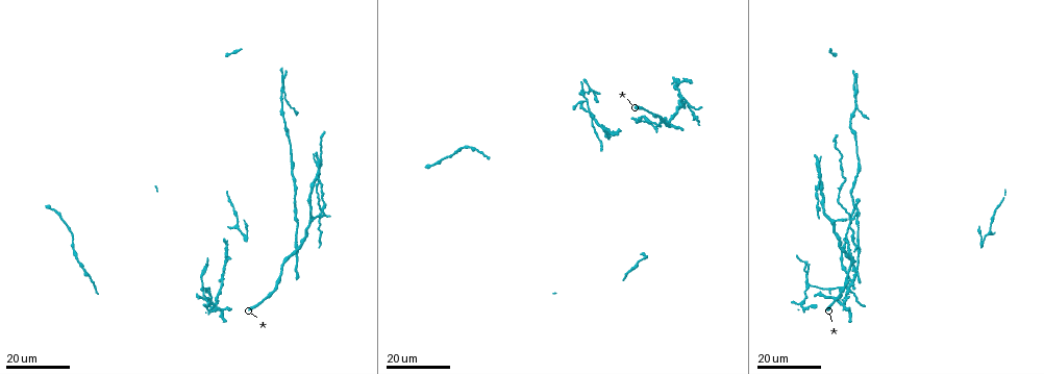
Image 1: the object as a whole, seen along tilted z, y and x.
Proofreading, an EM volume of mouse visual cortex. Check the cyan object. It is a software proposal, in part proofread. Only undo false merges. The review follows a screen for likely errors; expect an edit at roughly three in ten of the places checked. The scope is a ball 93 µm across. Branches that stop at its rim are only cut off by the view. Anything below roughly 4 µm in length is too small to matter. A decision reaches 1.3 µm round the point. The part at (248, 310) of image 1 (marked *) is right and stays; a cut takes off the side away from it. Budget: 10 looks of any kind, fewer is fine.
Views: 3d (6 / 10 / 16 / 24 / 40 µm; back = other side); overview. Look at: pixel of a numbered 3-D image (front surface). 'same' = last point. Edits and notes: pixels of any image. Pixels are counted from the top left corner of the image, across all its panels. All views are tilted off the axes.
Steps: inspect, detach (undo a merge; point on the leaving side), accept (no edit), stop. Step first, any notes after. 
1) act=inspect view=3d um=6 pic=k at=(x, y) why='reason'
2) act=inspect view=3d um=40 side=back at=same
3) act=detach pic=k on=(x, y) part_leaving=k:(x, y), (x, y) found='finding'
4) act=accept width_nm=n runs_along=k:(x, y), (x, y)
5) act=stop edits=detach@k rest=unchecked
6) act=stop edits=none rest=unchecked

act=inspect view=3d um=16 pic=1 at=(600, 129) why='branch point'

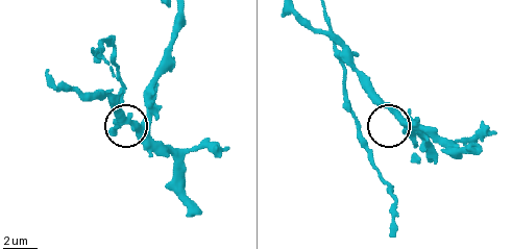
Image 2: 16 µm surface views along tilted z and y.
act=inspect view=3d um=10 pic=2 at=(399, 117)

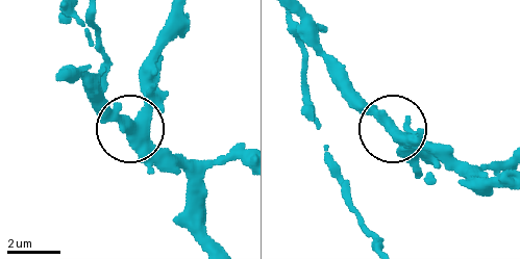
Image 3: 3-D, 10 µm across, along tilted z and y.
act=inspect view=3d um=6 pic=3 at=(132, 122)

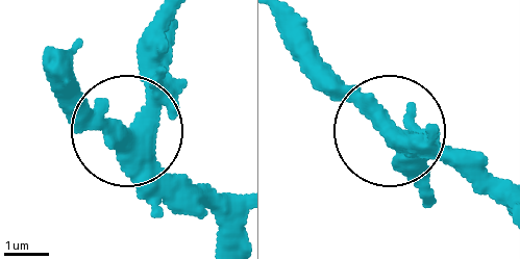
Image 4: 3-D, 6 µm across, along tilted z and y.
act=accept arms=3 found='all the same neuron'

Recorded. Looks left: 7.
act=inspect view=3d um=16 pic=1 at=(200, 286) why='three-way junction'

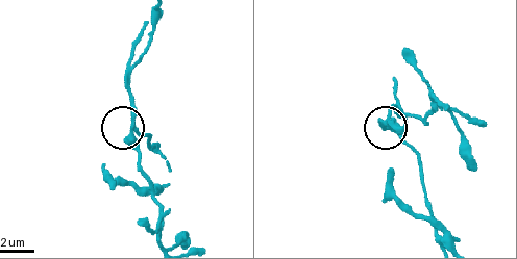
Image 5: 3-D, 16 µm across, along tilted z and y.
act=inspect view=3d um=6 pic=5 at=(132, 136)

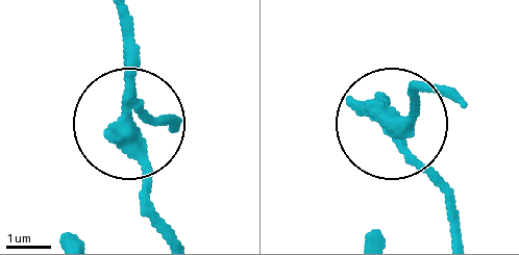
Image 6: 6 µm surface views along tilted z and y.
act=accept arms=3 found='one neuron here'

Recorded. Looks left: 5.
act=inspect view=3d um=16 pic=1 at=(597, 135)

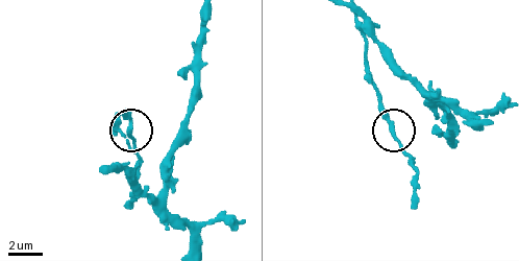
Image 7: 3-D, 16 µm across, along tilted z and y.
act=inspect view=3d um=10 pic=7 at=(129, 129)

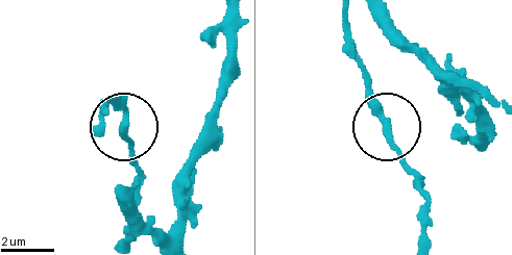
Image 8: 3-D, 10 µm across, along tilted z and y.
act=accept width_nm=260 found='all the same neuron'

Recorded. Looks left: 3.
act=inspect view=3d um=16 pic=1 at=(831, 295) why='thin arm on a thick one'

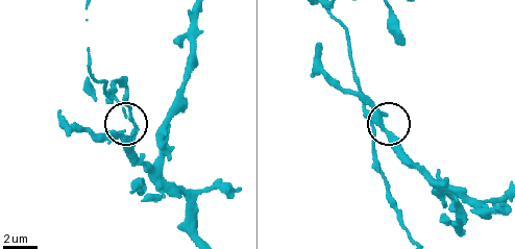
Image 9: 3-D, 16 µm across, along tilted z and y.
act=inspect view=3d um=6 pic=9 at=(385, 114)

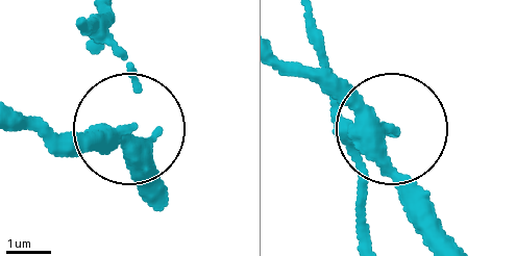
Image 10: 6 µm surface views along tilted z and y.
act=accept width_nm=290 found='all the same neuron'

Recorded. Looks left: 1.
act=stop edits=none rest=unchecked

